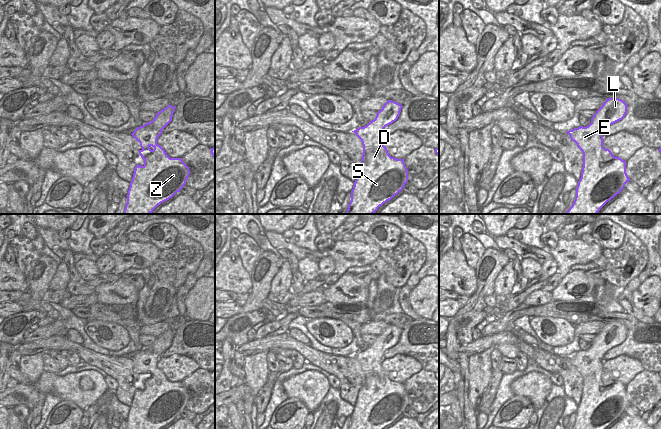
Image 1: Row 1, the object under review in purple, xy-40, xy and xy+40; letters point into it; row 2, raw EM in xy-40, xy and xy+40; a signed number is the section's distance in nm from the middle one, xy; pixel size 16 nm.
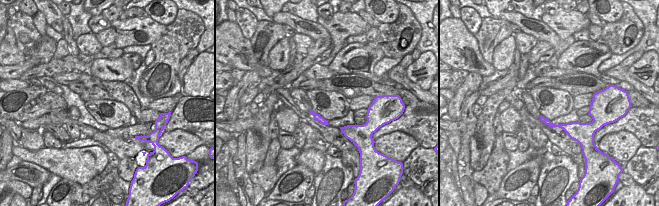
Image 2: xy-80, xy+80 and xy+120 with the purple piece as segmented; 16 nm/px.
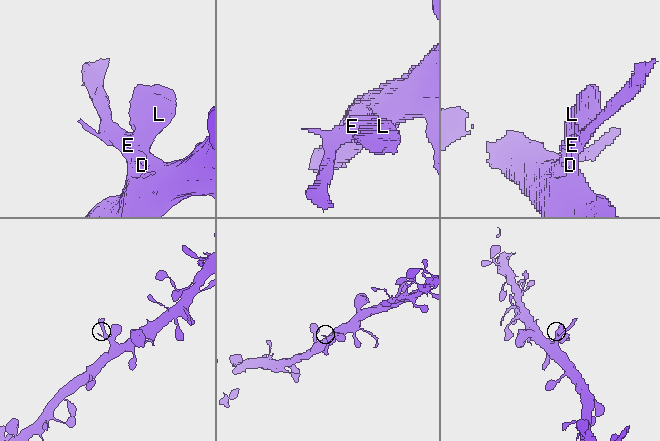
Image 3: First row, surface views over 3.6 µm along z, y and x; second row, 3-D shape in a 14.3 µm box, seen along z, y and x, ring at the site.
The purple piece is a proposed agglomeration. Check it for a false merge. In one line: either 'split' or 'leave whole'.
leave whole

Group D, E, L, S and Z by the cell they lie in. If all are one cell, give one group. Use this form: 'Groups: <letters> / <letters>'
Groups: D E L S Z

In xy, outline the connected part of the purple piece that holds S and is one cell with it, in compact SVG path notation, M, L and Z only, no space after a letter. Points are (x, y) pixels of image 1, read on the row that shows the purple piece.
M388 100L374 120L352 131L361 140L363 155L346 214L374 214L408 182L404 159L391 157L381 143L384 128L395 122L402 105Z

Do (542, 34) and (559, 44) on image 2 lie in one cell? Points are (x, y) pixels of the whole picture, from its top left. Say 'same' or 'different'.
same

